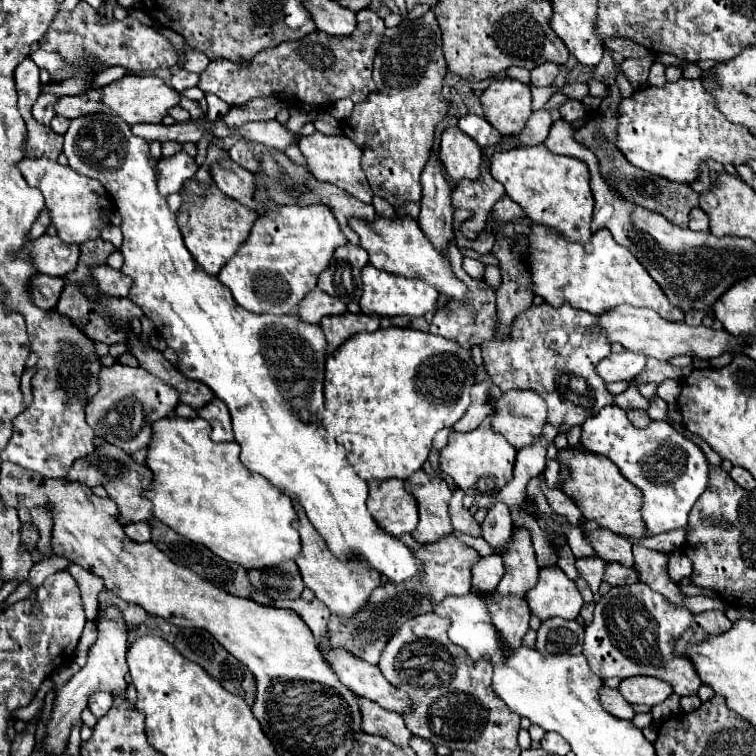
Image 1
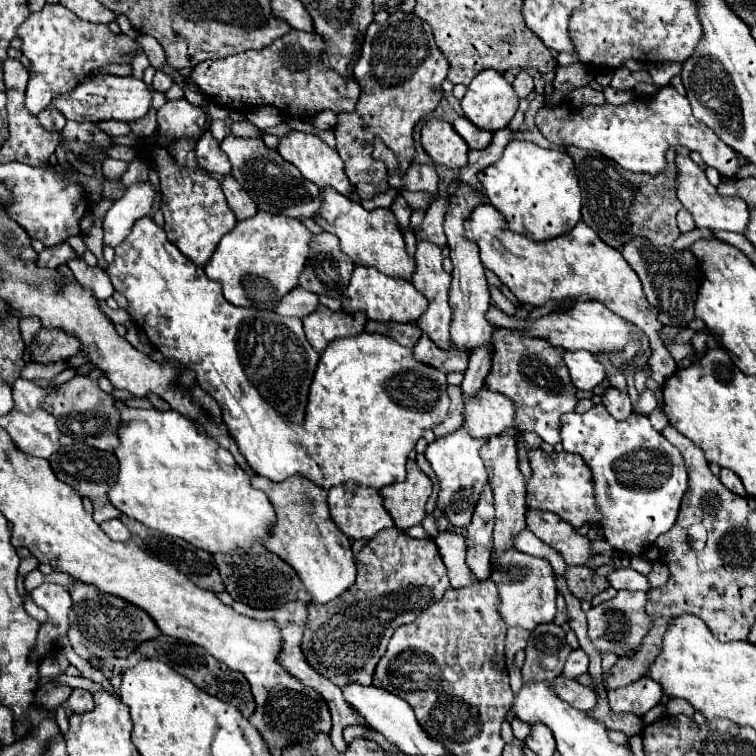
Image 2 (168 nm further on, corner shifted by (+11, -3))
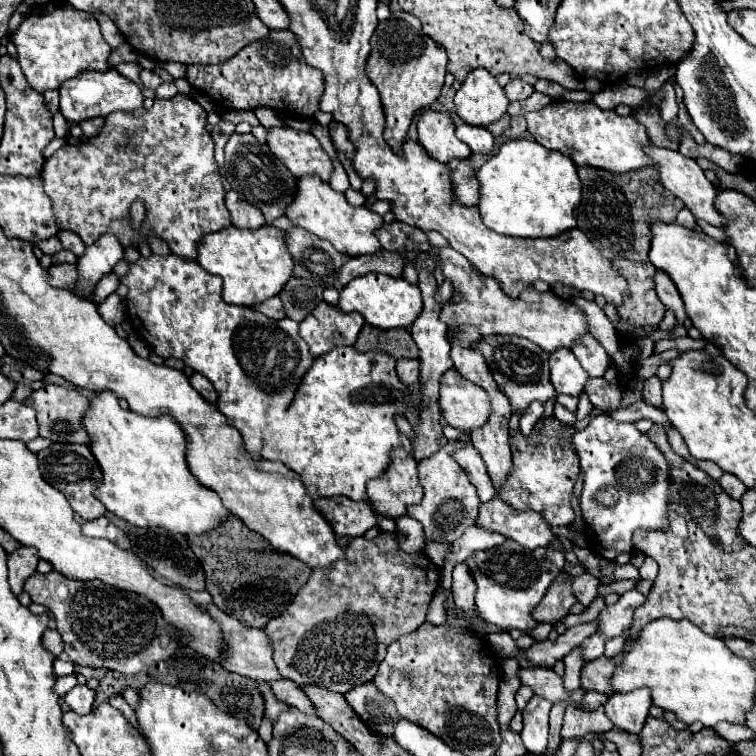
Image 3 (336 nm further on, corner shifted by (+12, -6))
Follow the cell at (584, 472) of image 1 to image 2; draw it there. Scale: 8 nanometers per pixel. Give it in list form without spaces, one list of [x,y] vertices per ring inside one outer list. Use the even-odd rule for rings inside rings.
[[[535,449],[529,453],[529,465],[533,469],[531,479],[527,481],[527,505],[531,509],[551,511],[573,527],[581,527],[585,523],[601,523],[601,511],[597,509],[593,493],[593,475],[581,457],[565,451],[545,453],[543,449]]]

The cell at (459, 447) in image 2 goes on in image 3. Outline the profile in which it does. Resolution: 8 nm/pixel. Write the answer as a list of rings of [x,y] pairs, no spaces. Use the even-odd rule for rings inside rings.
[[[448,442],[436,454],[432,454],[430,458],[426,458],[418,464],[424,498],[420,504],[408,508],[408,516],[416,518],[422,524],[426,542],[452,544],[454,540],[458,540],[464,534],[464,530],[468,526],[474,526],[474,522],[476,522],[478,504],[480,504],[476,488],[470,484],[466,472],[452,458],[452,452],[458,450],[460,446],[462,446],[460,442]]]

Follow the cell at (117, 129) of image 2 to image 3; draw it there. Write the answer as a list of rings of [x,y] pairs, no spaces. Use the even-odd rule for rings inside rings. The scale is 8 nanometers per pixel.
[[[104,118],[84,120],[84,122],[80,122],[78,126],[82,128],[82,132],[84,132],[86,138],[92,138],[92,136],[98,136],[98,134],[100,134],[100,130],[102,130],[102,126],[104,126]]]

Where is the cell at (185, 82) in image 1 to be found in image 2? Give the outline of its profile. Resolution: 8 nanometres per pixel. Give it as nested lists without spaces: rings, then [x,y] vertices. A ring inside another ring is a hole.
[[[161,71],[155,73],[155,77],[153,77],[153,89],[155,89],[155,91],[167,93],[173,85],[175,85],[175,81],[173,81],[169,75],[165,75],[165,73],[161,73]]]

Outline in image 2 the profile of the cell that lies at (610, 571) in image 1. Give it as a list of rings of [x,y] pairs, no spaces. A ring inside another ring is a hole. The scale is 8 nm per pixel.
[[[569,567],[565,573],[565,579],[569,583],[569,589],[577,599],[593,599],[597,593],[609,589],[607,577],[601,577],[595,573],[595,569],[589,567]]]

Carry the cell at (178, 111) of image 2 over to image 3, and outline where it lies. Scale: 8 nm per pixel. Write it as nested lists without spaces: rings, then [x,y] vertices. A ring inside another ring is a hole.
[[[176,94],[168,100],[154,100],[150,110],[142,112],[112,112],[106,116],[106,124],[100,136],[94,136],[76,146],[62,146],[56,150],[42,168],[44,192],[52,200],[56,222],[60,230],[76,232],[86,246],[94,244],[102,234],[110,232],[112,220],[122,220],[126,226],[116,232],[124,248],[136,248],[136,230],[130,226],[130,206],[134,200],[142,200],[146,216],[142,228],[146,236],[158,236],[164,240],[172,254],[192,260],[204,234],[230,226],[230,212],[224,206],[224,186],[220,180],[218,164],[214,160],[214,142],[206,130],[206,112],[190,96]]]

